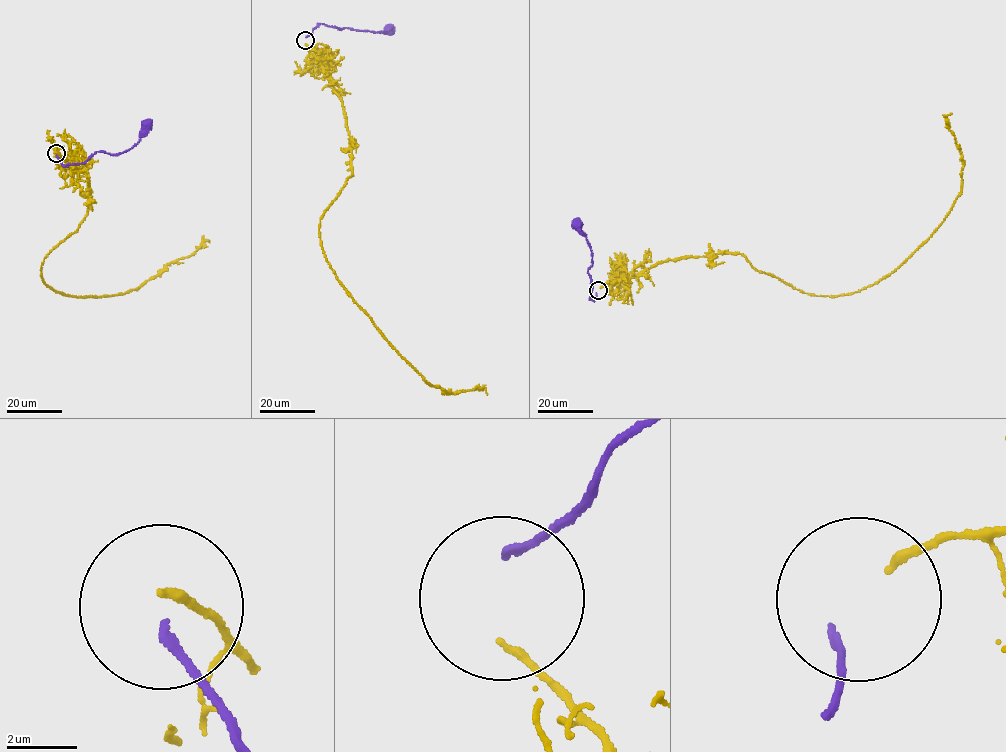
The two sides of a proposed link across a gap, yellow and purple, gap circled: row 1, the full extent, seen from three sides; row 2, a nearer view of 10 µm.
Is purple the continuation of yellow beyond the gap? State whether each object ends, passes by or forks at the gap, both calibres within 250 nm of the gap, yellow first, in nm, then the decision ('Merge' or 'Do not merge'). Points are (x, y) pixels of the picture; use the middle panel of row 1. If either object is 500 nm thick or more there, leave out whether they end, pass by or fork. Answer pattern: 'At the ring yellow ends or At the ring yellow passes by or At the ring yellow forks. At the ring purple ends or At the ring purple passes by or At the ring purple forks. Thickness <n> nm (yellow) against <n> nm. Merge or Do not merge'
At the ring yellow ends. At the ring purple ends. Thickness 240 nm (yellow) against 240 nm. Merge

